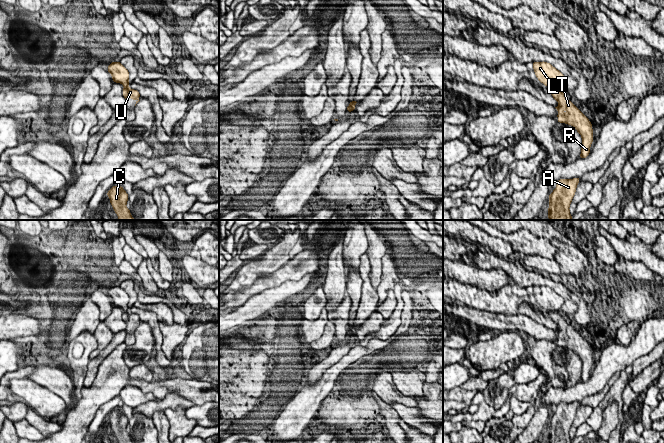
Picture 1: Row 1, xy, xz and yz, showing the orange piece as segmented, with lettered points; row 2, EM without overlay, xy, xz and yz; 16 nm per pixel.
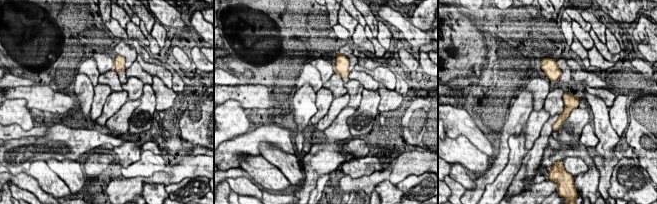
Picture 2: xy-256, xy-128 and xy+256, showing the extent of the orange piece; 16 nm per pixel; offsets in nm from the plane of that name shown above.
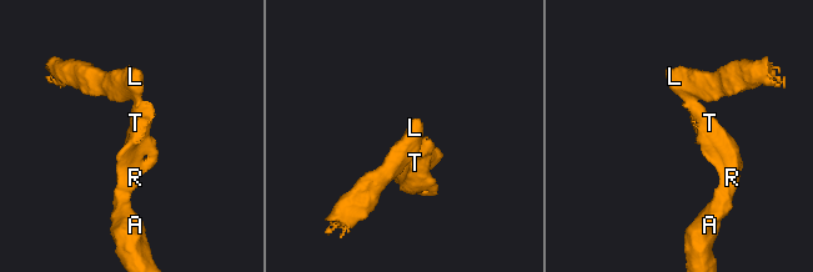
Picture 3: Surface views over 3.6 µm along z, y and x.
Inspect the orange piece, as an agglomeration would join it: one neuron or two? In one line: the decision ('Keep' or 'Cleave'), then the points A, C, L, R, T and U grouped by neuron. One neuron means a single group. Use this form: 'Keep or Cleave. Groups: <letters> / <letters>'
Cleave. Groups: A C R T U / L

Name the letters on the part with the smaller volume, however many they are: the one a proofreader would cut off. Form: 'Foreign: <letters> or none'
Foreign: L

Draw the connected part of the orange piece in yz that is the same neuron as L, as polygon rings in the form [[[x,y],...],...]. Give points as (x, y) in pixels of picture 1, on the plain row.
[[[533,286],[533,293],[538,304],[547,311],[559,311],[564,299],[550,287]]]

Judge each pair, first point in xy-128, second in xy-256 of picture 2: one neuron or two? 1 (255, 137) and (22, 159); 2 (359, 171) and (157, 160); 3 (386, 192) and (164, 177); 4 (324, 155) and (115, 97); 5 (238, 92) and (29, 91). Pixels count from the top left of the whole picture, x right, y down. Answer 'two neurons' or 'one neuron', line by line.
1: one neuron
2: one neuron
3: two neurons
4: two neurons
5: one neuron

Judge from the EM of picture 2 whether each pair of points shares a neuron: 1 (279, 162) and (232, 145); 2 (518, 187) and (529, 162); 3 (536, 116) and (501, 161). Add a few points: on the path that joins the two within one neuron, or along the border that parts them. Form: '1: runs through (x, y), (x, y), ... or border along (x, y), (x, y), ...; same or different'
1: border along (258, 145), (261, 142), (268, 142), (282, 150); different
2: runs through (518, 181), (529, 168); same
3: border along (533, 110), (525, 123); different

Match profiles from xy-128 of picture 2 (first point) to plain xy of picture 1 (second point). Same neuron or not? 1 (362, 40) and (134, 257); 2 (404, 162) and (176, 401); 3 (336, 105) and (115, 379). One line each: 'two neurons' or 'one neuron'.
1: two neurons
2: one neuron
3: two neurons

